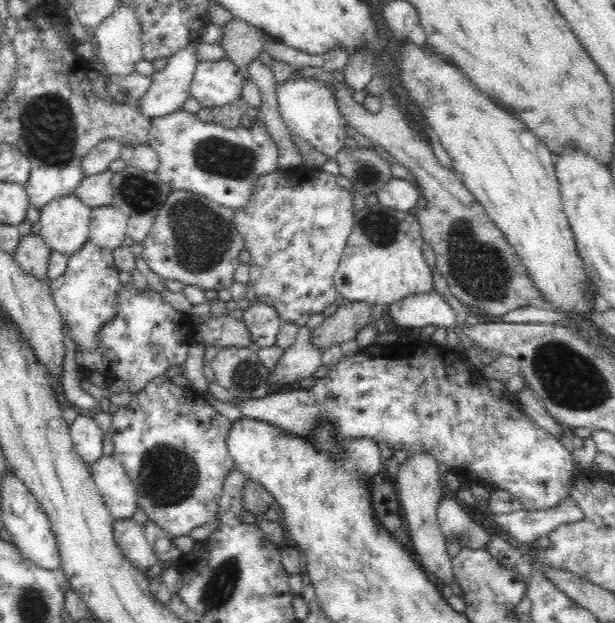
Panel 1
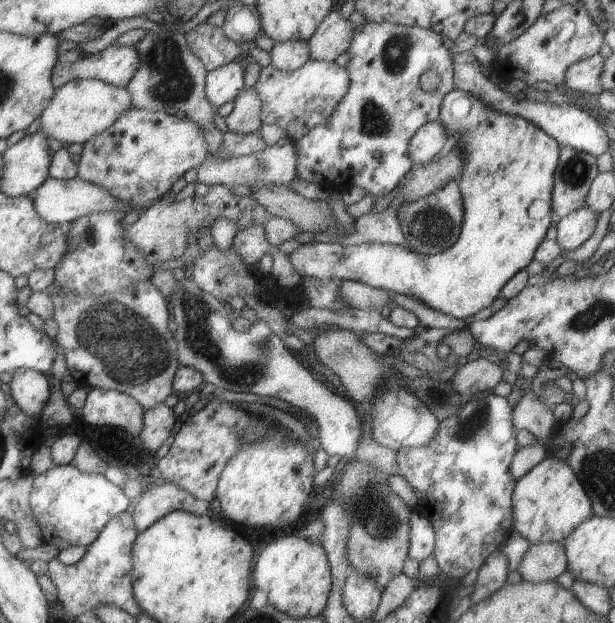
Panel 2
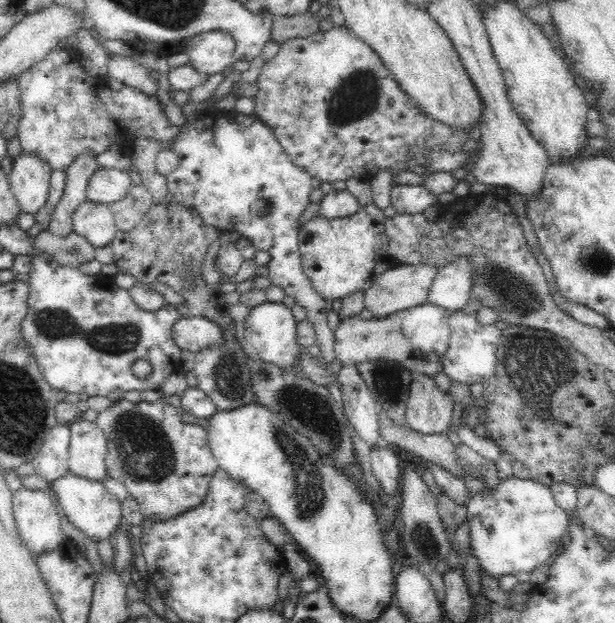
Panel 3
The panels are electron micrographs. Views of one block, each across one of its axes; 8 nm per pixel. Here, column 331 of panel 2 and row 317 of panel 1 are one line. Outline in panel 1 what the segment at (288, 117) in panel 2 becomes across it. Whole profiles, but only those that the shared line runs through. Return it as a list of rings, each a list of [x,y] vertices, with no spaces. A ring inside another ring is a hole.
[[[89,238],[82,250],[68,255],[64,274],[49,283],[56,309],[64,325],[68,326],[80,355],[88,355],[97,348],[101,342],[101,329],[117,316],[117,303],[123,288],[123,282],[118,279],[120,271],[111,249],[100,248]]]

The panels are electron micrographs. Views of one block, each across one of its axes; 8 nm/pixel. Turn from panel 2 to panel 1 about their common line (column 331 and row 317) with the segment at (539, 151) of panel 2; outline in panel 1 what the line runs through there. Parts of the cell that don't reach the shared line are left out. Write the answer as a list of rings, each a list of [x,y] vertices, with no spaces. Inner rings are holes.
[[[256,301],[243,311],[243,322],[252,337],[252,347],[257,349],[275,344],[282,321],[272,306]]]

